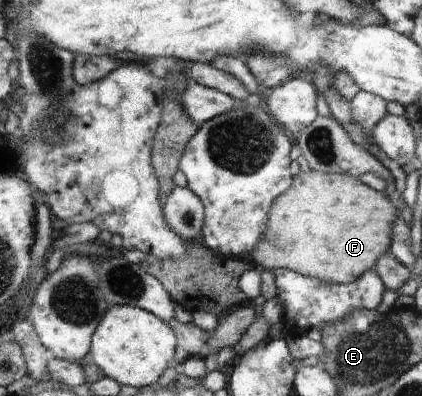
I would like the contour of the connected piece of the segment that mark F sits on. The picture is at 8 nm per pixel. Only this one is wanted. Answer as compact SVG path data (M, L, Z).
M317 171L300 172L295 177L295 187L275 199L267 219L263 247L259 243L253 251L253 258L265 270L275 268L293 269L301 275L318 279L328 284L349 284L355 282L363 271L374 269L379 257L390 251L391 225L397 217L394 203L387 199L386 192L375 191L362 180L347 174Z

